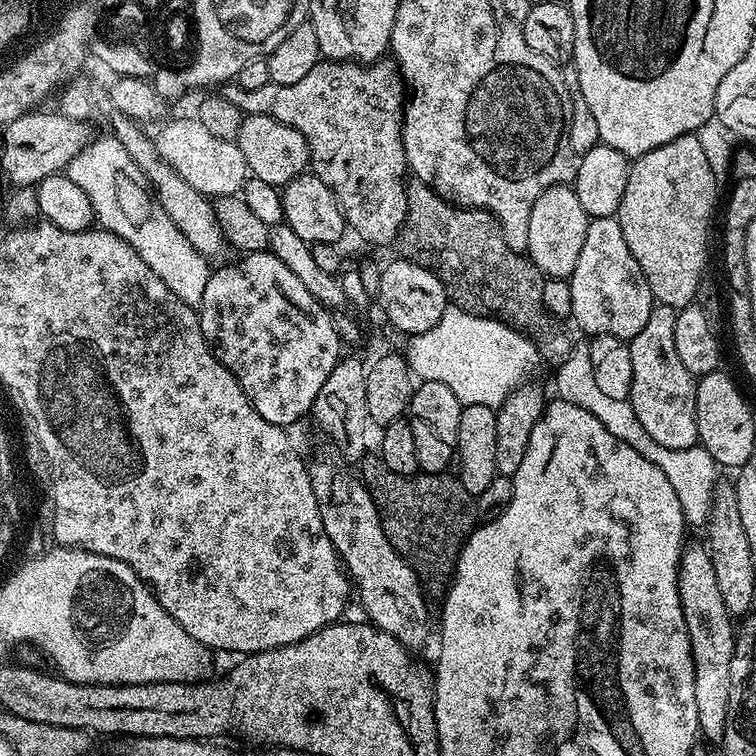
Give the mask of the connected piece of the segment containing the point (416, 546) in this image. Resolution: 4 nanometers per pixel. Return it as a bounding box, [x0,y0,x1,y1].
[359,454,478,581]

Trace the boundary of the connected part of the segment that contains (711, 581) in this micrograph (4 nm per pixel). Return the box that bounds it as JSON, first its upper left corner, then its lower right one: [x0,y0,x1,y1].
[678,543,736,741]

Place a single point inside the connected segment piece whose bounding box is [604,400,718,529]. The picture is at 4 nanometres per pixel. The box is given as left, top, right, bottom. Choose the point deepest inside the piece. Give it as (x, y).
(692, 472)

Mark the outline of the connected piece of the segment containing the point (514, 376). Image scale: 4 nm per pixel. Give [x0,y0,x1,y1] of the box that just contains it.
[406,306,530,409]

